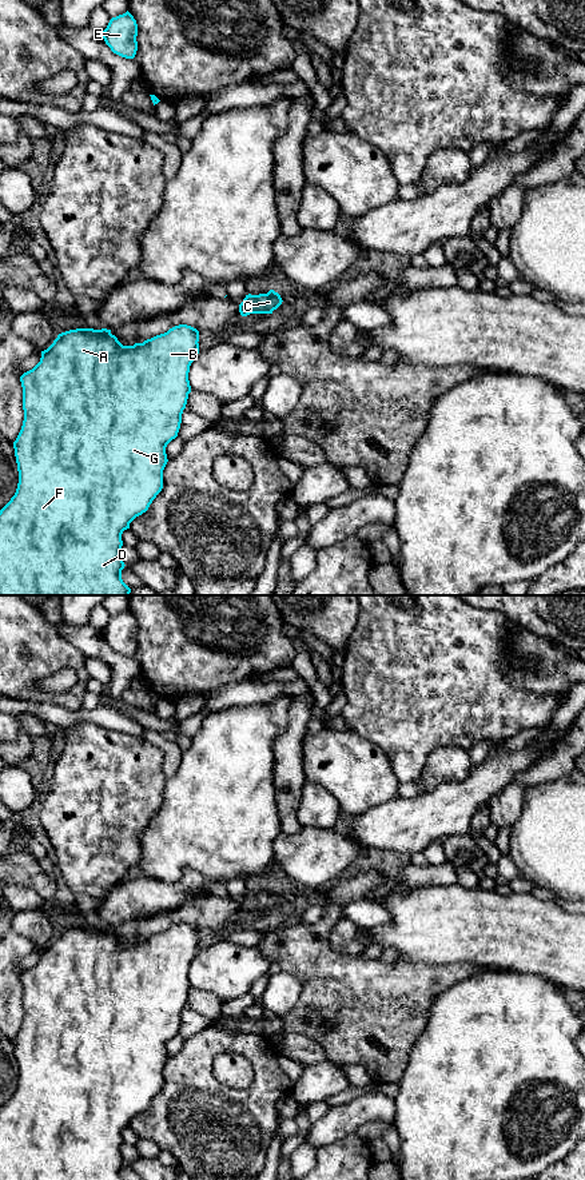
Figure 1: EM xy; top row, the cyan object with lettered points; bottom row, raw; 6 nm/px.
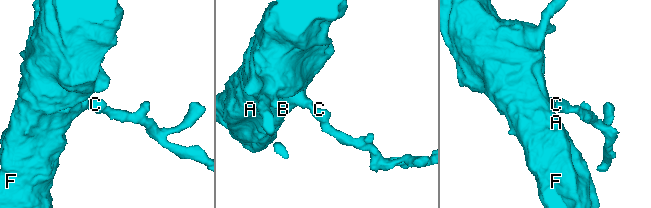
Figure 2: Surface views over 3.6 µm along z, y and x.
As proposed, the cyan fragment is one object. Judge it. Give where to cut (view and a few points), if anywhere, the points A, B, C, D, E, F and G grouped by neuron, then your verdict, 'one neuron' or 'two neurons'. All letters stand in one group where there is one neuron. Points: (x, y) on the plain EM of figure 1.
no cut; A B C D E F G; one neuron

